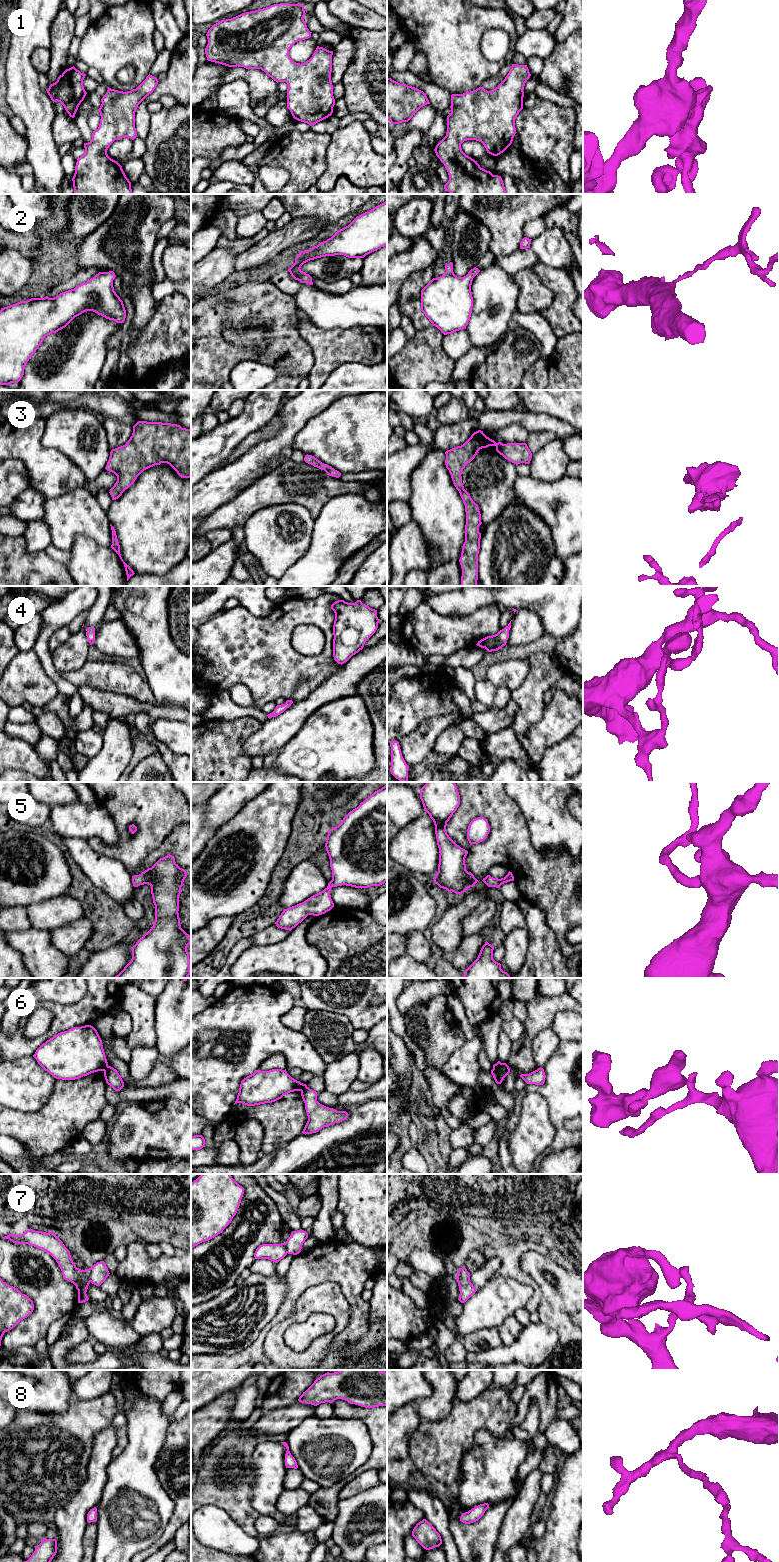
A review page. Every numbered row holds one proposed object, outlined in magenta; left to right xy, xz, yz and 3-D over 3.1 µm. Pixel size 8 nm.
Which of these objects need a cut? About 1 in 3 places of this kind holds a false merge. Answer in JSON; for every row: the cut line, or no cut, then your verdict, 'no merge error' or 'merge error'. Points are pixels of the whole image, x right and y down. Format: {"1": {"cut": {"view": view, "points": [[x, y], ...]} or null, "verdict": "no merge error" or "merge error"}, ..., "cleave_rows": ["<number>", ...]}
{"1": {"cut": null, "verdict": "no merge error"}, "2": {"cut": null, "verdict": "no merge error"}, "3": {"cut": null, "verdict": "no merge error"}, "4": {"cut": null, "verdict": "no merge error"}, "5": {"cut": null, "verdict": "no merge error"}, "6": {"cut": {"view": "xz", "points": [[303, 1084], [300, 1090]]}, "verdict": "merge error"}, "7": {"cut": {"view": "xy", "points": [[88, 1269], [88, 1279], [90, 1281]]}, "verdict": "merge error"}, "8": {"cut": null, "verdict": "no merge error"}, "cleave_rows": ["6", "7"]}

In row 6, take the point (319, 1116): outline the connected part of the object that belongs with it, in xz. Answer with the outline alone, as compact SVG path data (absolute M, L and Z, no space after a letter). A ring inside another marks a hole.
M303 1084L301 1096L308 1116L308 1121L302 1131L305 1135L316 1133L324 1127L340 1123L348 1118L346 1111L337 1111L320 1104L317 1101L317 1092L306 1084Z

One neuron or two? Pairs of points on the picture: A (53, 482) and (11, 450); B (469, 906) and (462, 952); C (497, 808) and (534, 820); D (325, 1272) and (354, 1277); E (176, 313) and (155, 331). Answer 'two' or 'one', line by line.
A: one
B: two
C: two
D: one
E: one

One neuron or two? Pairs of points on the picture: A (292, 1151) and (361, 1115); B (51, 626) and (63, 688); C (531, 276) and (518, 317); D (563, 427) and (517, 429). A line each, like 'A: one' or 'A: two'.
A: one
B: one
C: two
D: two

